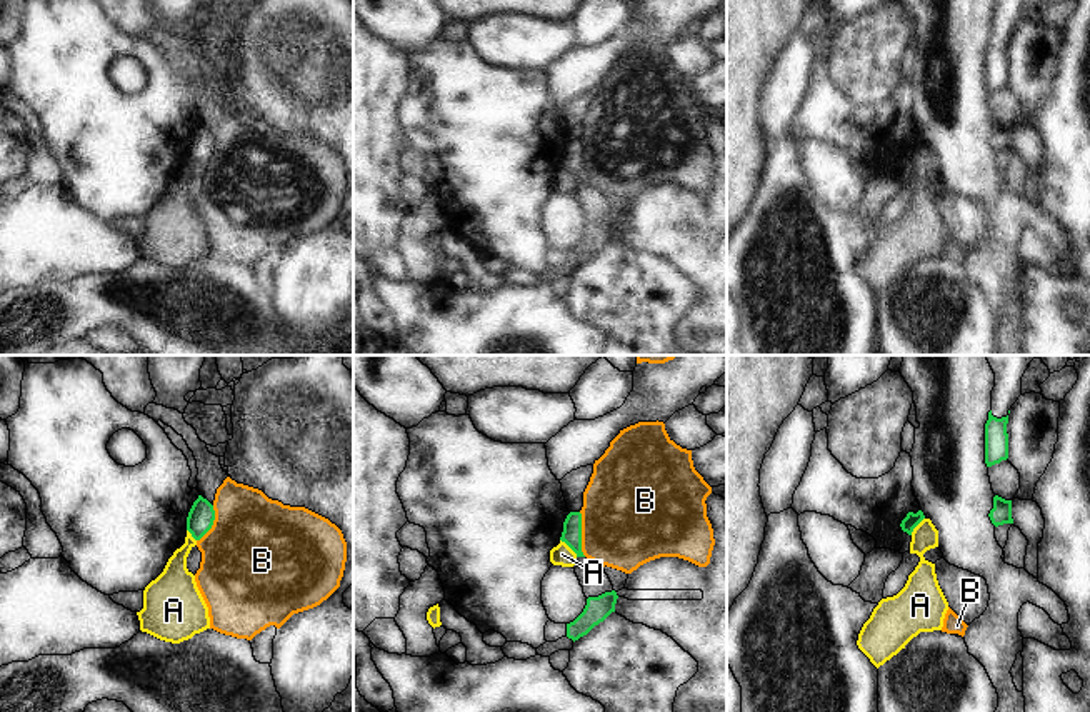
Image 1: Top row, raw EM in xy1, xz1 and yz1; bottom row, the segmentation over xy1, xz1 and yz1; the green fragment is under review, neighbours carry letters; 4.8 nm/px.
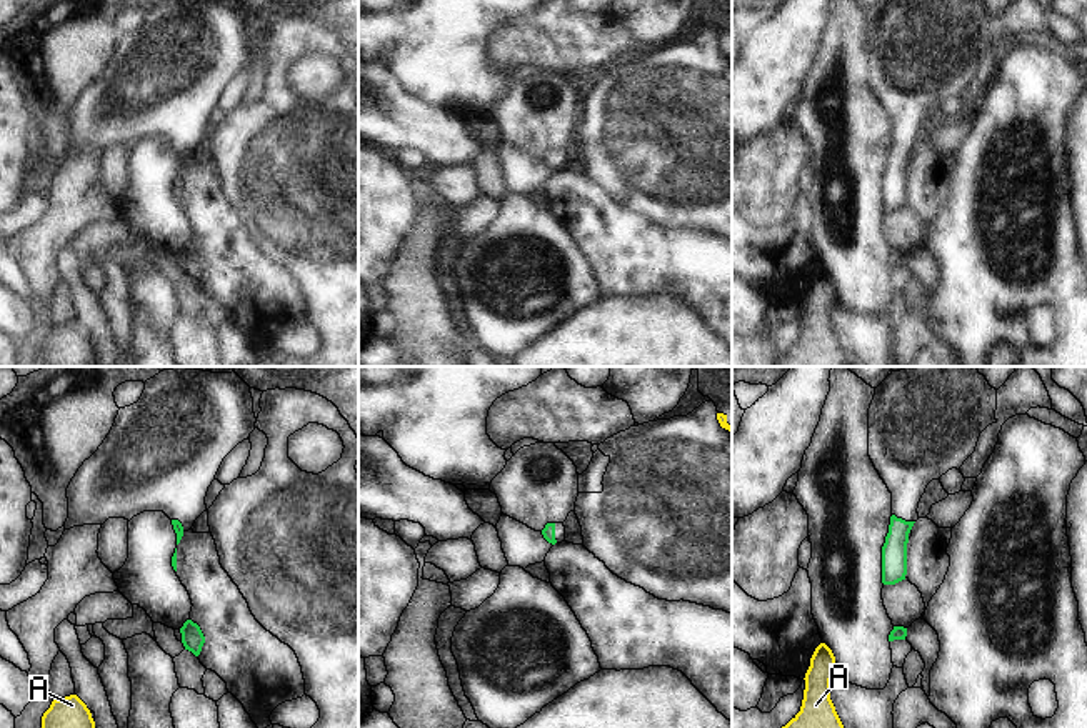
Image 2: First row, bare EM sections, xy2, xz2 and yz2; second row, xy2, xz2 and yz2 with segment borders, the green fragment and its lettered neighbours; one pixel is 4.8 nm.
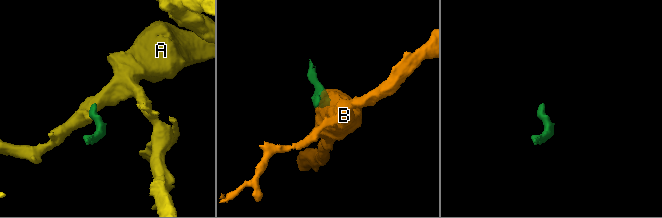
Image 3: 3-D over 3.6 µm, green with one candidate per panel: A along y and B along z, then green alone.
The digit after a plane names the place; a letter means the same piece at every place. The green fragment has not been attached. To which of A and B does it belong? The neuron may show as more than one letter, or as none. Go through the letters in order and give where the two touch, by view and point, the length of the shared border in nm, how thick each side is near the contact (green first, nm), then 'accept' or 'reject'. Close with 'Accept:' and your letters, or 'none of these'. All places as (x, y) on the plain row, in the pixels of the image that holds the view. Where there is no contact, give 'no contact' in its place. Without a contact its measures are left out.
A: xz1 (569, 172) | 120 nm | 100/100 nm | reject
B: xz1 (580, 160) | 220 nm | 100/460 nm | reject
Accept: none of these

